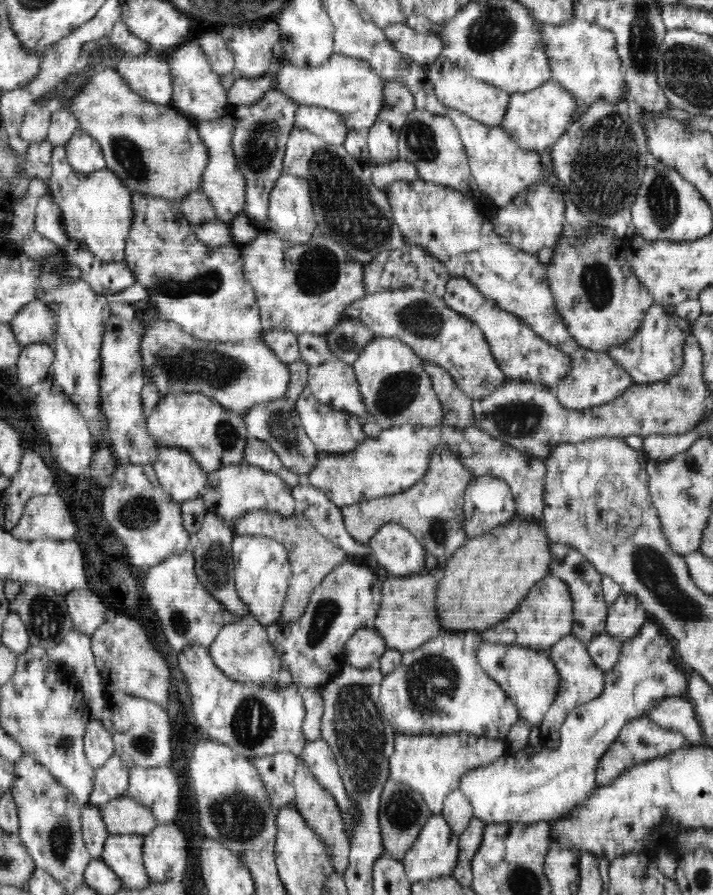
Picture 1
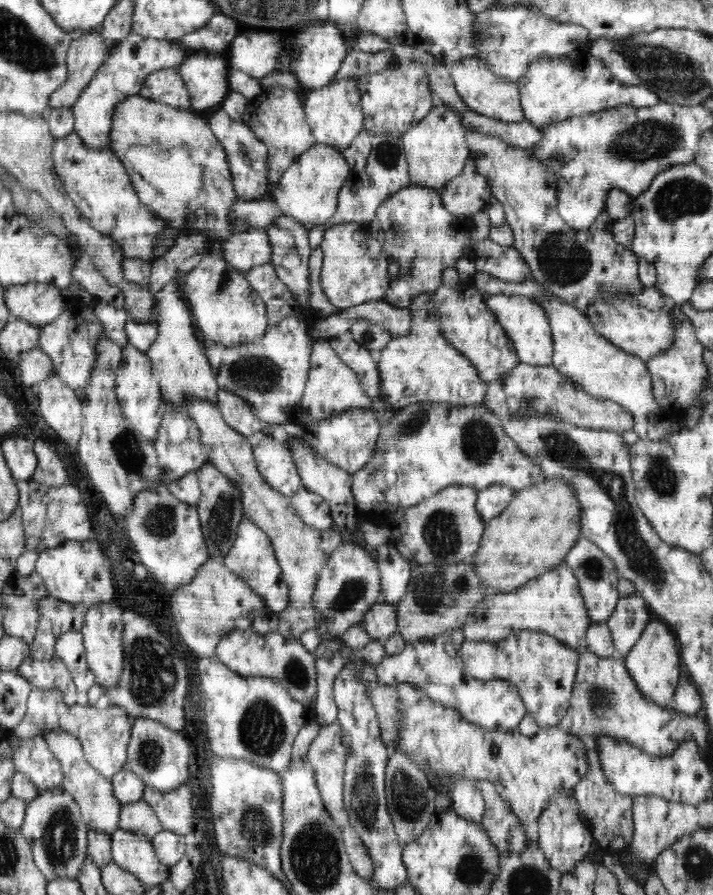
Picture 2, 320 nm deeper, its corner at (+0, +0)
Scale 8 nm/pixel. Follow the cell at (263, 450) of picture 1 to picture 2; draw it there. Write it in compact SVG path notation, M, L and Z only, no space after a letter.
M218 386L216 397L217 407L230 428L236 429L246 437L256 430L262 430L261 418L241 396Z

